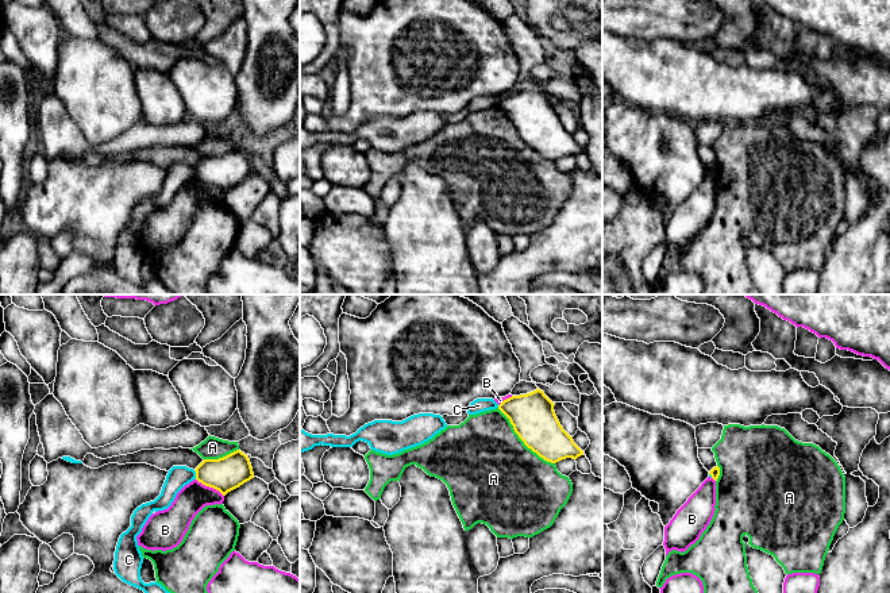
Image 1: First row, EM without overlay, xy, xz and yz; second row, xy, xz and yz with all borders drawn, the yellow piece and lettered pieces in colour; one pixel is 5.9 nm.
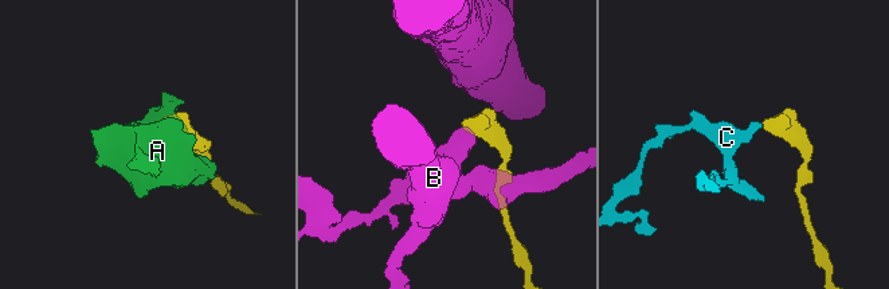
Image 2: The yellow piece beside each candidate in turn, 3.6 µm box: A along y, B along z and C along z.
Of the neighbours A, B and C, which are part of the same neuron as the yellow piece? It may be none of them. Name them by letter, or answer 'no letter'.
no letter

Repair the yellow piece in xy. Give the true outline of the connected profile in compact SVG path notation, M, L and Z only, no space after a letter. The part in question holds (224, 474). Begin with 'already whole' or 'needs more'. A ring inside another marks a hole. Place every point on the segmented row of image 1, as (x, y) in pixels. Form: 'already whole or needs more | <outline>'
already whole | M240 450L219 459L204 459L194 471L199 482L223 496L254 478L250 459Z

